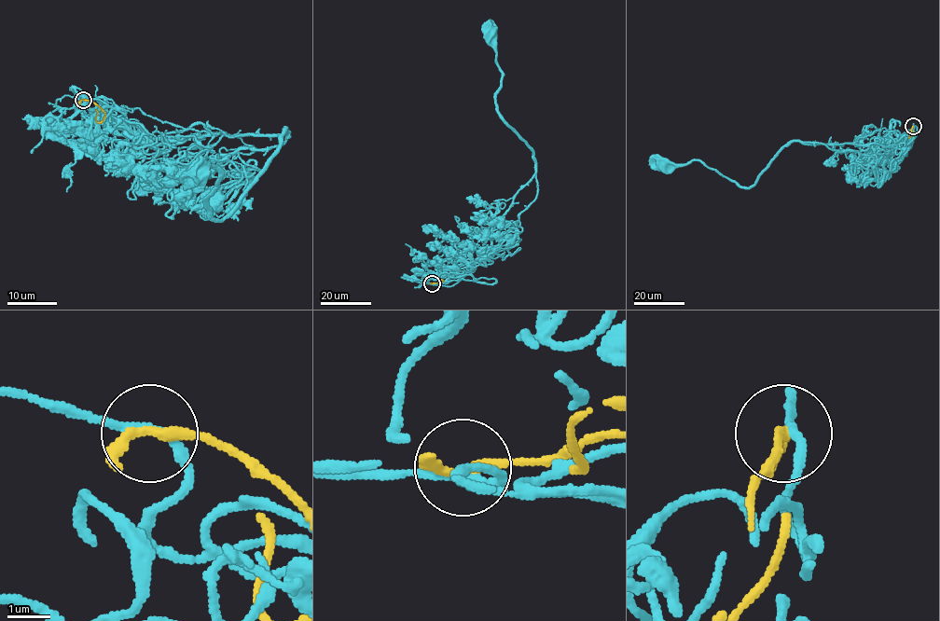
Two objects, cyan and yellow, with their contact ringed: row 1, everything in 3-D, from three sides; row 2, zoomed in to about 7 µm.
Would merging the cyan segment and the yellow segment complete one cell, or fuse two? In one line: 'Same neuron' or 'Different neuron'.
Same neuron

